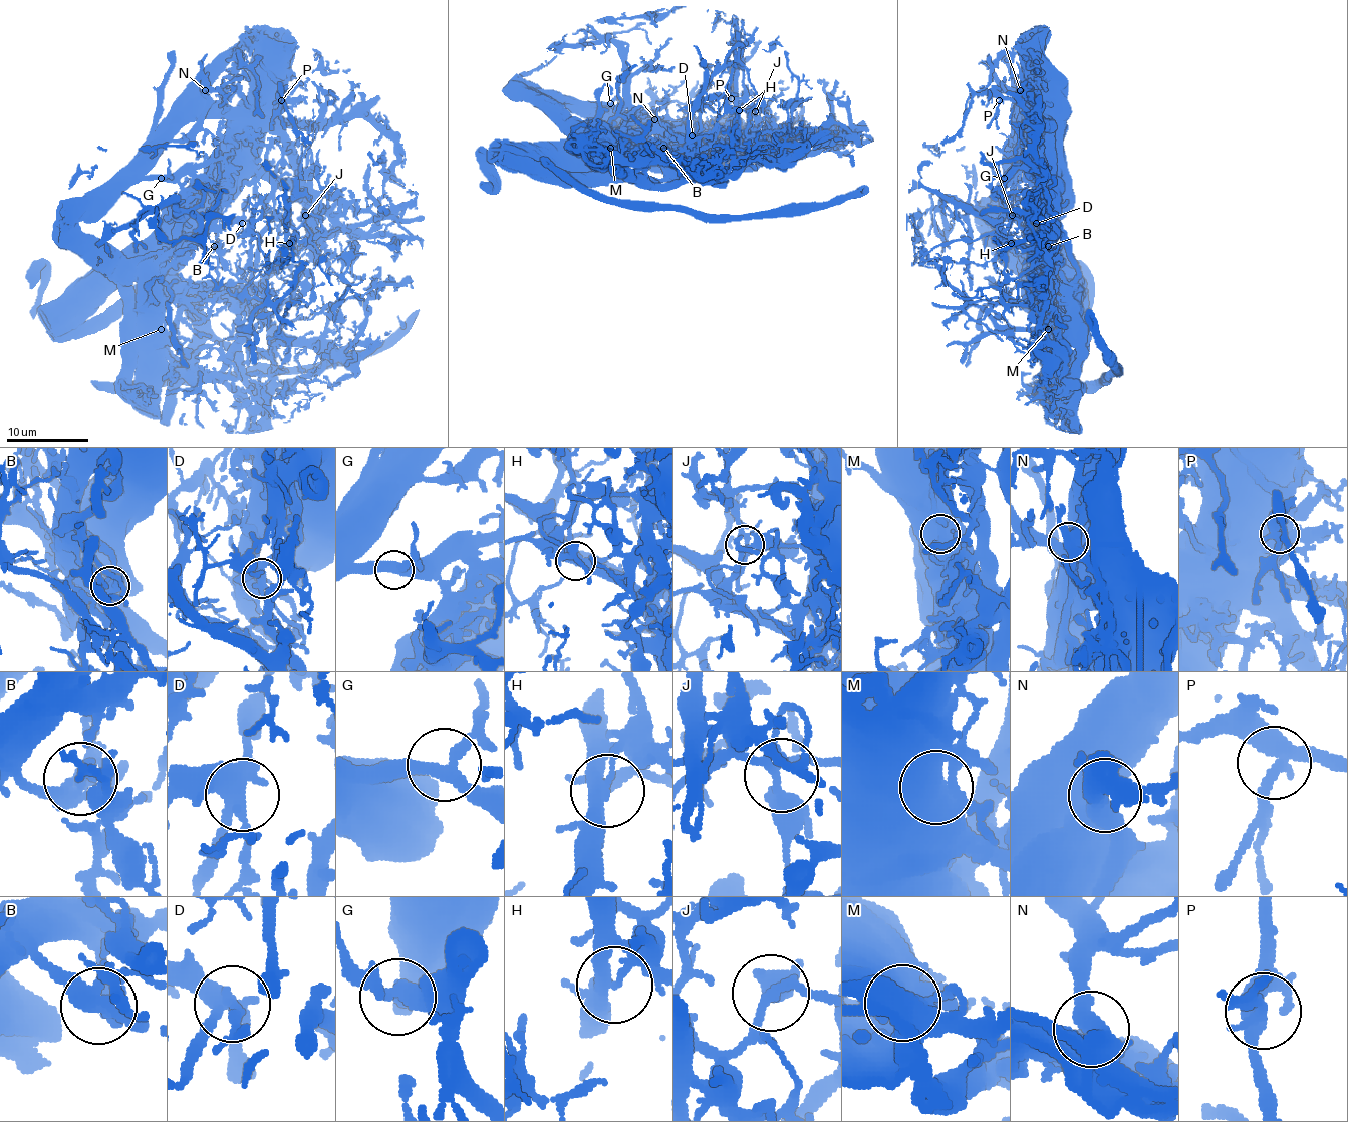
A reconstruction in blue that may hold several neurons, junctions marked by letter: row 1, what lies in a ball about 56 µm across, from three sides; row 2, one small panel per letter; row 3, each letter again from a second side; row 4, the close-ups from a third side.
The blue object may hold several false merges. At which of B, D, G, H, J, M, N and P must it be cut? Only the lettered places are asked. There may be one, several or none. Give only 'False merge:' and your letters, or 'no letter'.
False merge: B, H, M

